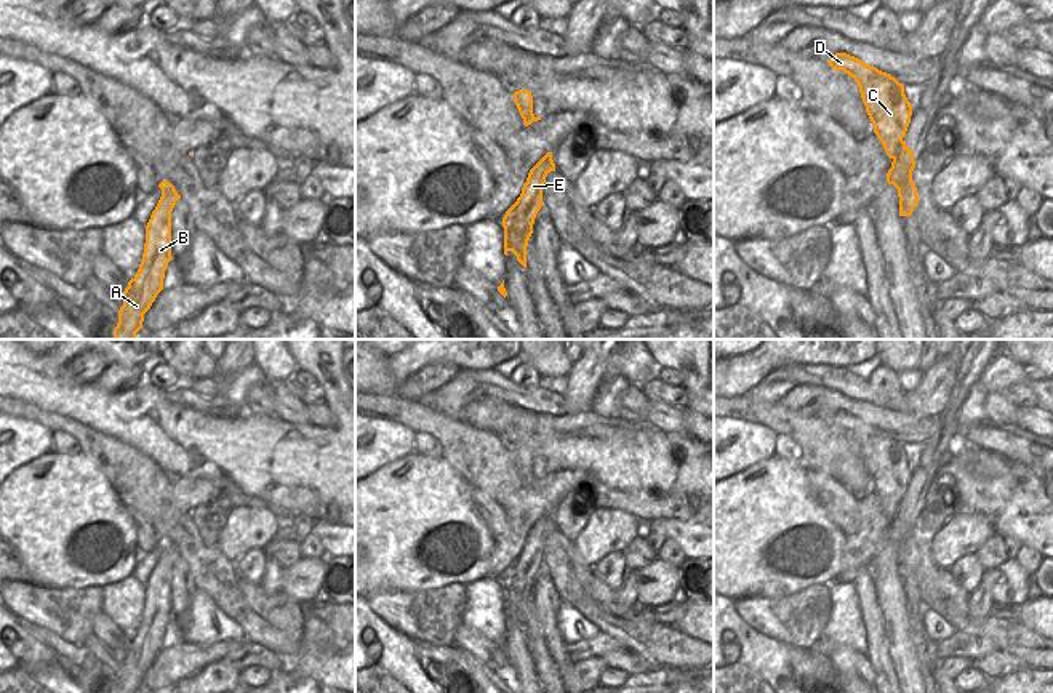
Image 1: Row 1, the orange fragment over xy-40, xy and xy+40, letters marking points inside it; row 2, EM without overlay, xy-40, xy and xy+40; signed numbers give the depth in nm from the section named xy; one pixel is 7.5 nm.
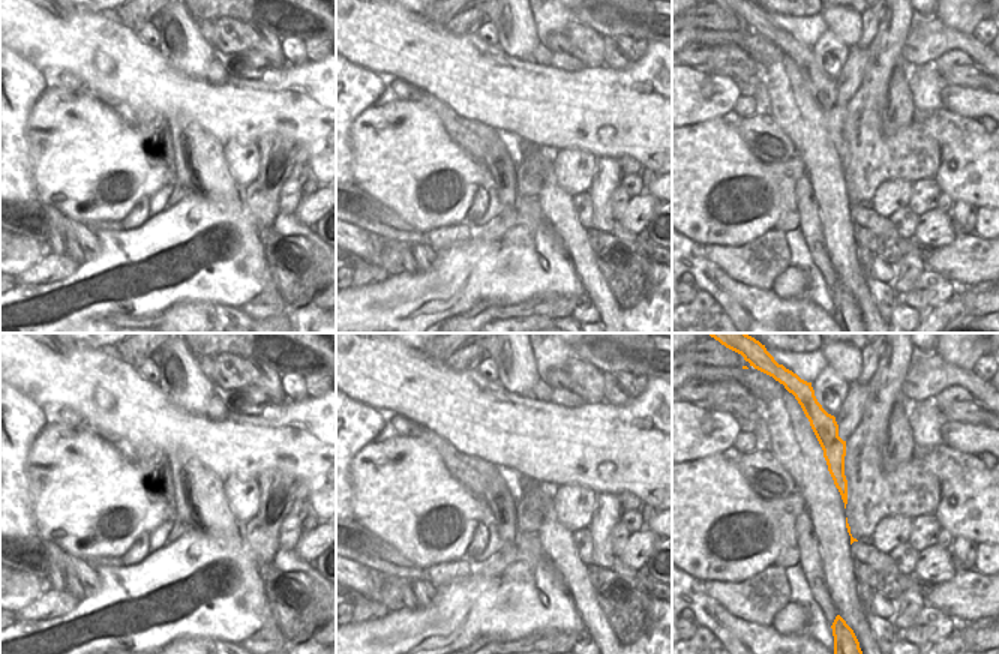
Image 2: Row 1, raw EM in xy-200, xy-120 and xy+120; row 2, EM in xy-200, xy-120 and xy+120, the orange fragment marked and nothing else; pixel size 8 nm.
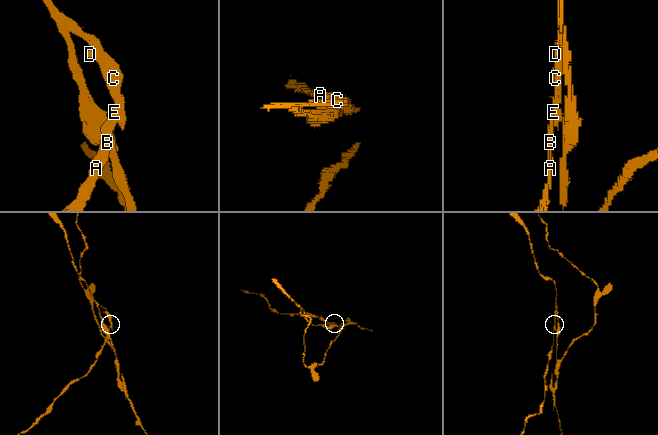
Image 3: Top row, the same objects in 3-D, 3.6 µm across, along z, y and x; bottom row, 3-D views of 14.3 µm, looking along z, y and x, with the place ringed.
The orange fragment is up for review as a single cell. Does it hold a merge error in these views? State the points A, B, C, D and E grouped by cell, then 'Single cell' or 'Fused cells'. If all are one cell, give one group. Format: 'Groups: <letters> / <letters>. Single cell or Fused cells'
Groups: A B E / C D. Fused cells.

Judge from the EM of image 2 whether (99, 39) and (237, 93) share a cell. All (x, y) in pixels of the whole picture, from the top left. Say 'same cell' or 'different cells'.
same cell

